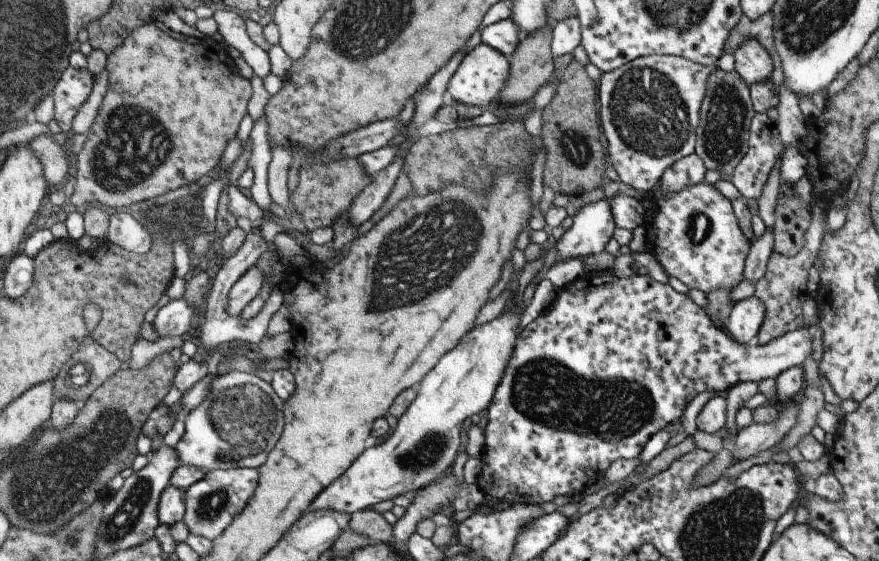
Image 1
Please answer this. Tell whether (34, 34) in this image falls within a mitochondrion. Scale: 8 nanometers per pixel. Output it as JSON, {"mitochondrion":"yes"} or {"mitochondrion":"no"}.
{"mitochondrion":"yes"}

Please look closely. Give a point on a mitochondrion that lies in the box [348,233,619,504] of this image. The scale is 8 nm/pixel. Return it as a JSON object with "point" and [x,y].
{"point":[428,453]}

